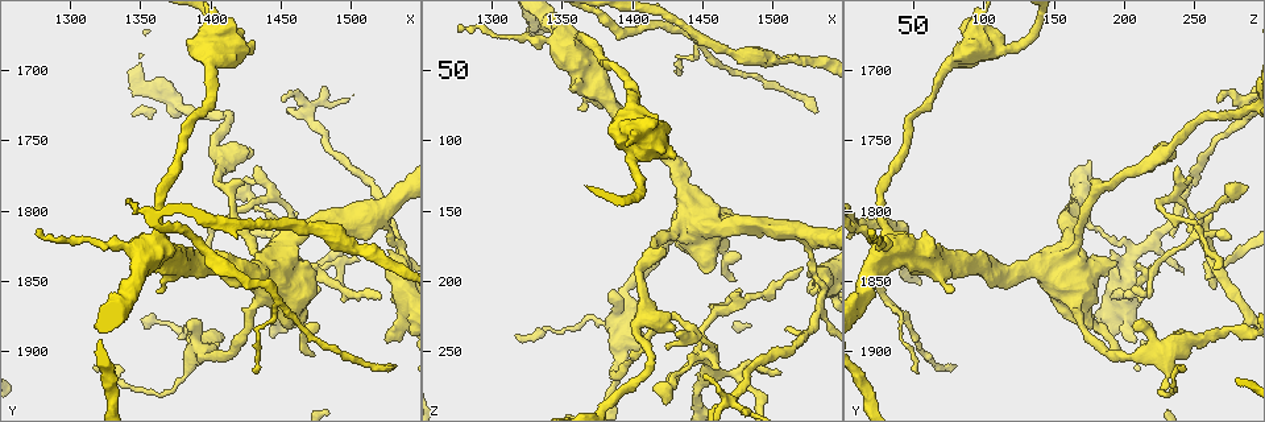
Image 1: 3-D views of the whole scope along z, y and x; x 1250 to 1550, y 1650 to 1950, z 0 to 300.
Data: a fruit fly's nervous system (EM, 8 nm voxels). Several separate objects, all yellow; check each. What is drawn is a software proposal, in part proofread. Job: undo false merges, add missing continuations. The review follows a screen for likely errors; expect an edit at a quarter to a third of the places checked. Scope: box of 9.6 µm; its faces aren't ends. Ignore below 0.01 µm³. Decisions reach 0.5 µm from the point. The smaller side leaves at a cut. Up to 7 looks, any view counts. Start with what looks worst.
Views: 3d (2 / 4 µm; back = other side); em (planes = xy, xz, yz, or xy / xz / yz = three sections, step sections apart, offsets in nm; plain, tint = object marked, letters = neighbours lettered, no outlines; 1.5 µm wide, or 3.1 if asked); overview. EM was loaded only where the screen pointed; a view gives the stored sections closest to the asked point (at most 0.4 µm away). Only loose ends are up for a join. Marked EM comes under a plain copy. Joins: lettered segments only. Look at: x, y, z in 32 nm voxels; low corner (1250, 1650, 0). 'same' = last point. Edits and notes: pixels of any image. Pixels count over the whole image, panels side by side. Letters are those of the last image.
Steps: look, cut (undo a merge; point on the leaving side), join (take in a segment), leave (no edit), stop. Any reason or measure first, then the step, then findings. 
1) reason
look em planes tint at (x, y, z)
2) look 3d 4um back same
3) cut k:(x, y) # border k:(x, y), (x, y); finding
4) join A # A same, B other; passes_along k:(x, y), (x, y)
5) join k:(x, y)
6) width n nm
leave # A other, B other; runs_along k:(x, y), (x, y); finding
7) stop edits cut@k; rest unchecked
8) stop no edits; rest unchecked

four or more arms meet
look 3d 2um at (1450, 1810, 252)

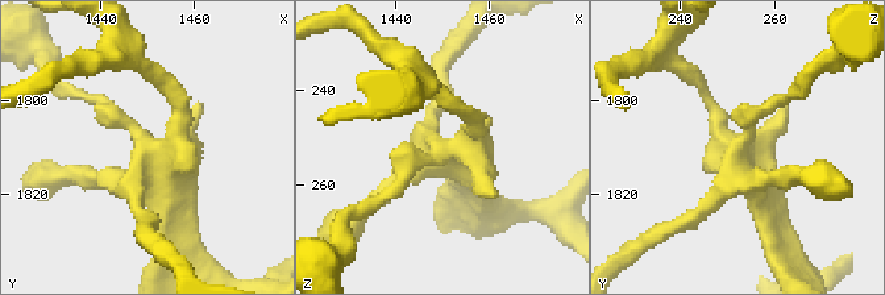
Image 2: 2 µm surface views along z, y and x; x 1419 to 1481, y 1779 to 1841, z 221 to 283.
look em planes letters at (1450, 1810, 253)

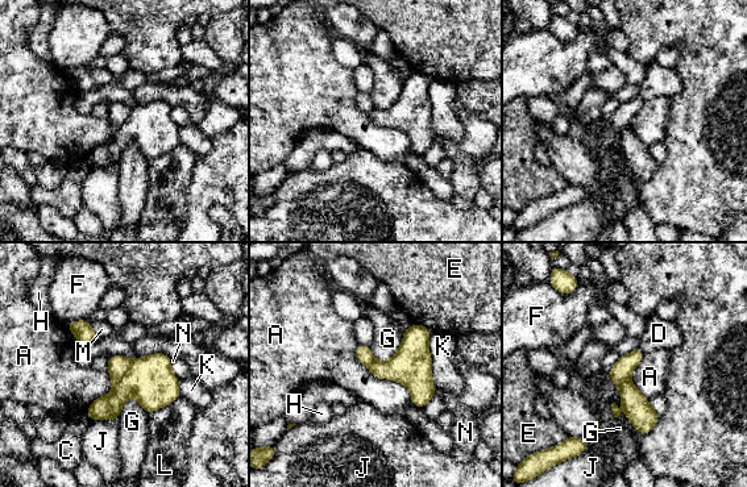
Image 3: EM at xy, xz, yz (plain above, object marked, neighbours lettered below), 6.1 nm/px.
cut 3:(117, 365) # A other, C other, D other, E other, F other, G other, H other, J other, K other, L other, M other, N other; border 3:(132, 361), (127, 373), (112, 391); two cells meet here

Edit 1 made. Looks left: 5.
look overview

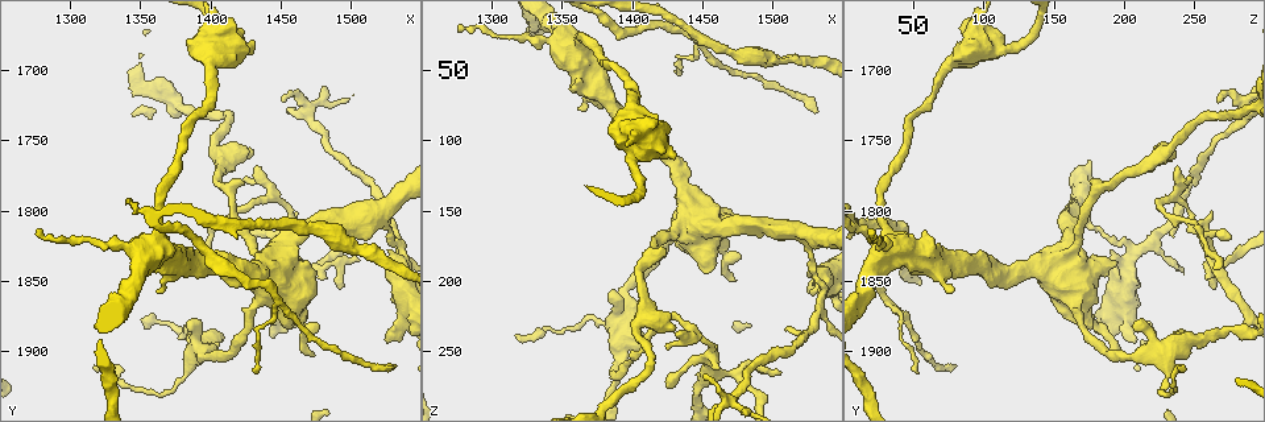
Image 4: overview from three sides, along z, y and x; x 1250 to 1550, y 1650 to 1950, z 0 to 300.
touches itself
look 3d 4um at (1538, 1826, 204)

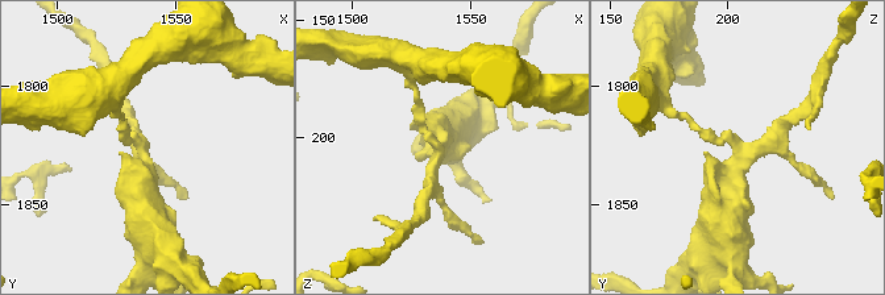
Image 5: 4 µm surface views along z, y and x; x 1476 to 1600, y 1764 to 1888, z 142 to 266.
now the EM
look em xy step 4 letters at (1535, 1827, 204)

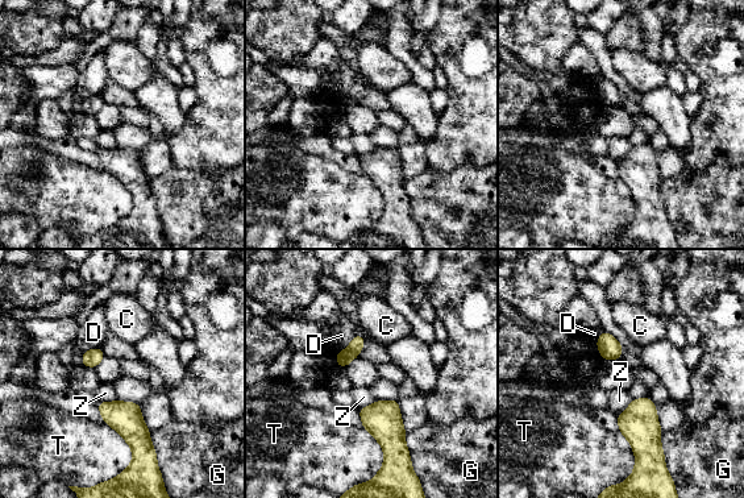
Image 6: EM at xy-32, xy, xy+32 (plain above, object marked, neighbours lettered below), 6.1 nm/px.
cut 6:(357, 343) # C other, D other, G other, T other, Z other; border 6:(345, 351), (354, 357); a second cell is stuck on

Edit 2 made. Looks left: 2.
stop edits cut@3, cut@6; rest unchecked

